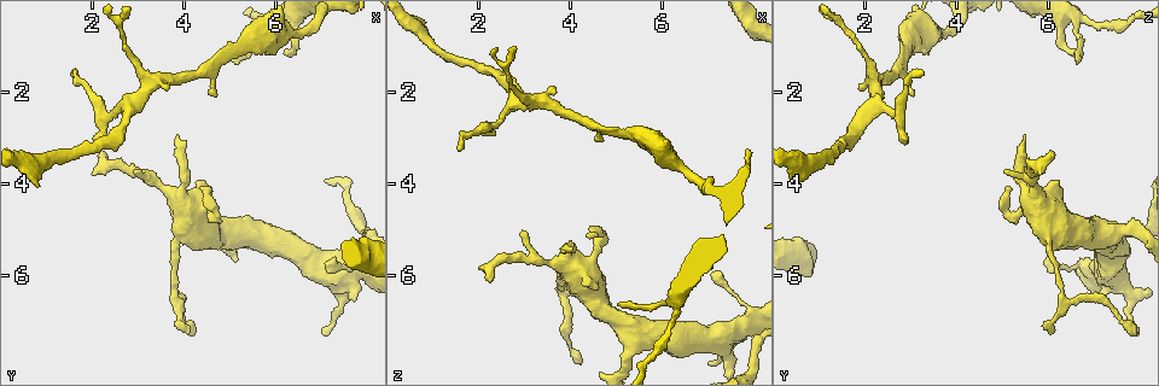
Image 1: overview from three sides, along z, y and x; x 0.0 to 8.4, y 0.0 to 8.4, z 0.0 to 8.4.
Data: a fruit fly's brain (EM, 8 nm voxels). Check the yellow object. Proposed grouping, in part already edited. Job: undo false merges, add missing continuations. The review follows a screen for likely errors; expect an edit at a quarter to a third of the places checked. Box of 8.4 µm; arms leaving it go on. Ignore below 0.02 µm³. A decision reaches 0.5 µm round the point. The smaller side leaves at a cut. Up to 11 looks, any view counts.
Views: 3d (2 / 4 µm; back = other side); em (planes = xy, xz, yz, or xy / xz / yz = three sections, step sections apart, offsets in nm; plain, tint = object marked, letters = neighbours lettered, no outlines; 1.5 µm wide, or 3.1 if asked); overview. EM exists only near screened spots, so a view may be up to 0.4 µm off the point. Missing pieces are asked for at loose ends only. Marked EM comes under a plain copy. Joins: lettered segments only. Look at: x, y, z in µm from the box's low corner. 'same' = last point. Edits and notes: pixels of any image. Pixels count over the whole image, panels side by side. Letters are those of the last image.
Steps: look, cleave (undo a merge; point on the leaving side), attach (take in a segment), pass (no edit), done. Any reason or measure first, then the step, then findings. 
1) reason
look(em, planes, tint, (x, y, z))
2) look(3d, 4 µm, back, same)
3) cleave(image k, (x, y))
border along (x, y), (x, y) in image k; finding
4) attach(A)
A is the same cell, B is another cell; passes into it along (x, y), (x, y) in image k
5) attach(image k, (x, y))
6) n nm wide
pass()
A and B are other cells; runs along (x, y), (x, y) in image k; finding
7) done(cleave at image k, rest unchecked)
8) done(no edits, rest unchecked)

look(em, planes, letters, (4.25, 7.20, 7.95))

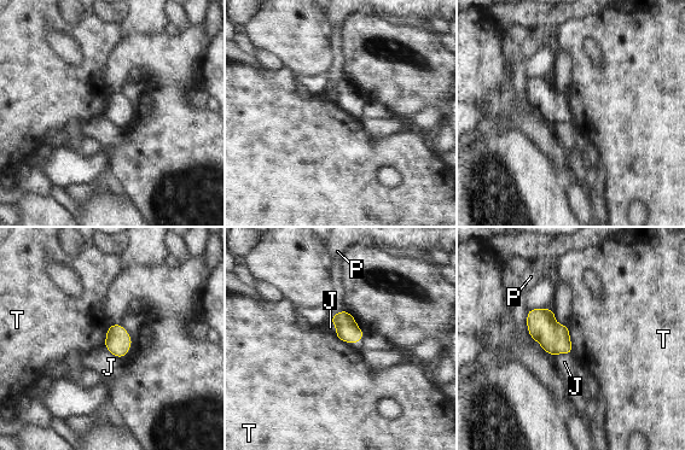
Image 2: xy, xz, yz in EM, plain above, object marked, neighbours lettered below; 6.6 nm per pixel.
130 nm wide
pass()
J, P and T are other cells; border along (567, 325), (572, 346), (570, 354) in image 2; no lettered segment goes on from it

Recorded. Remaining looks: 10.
branch stops here
look(em, yz, step 4, tint, (2.25, 3.35, 6.15))

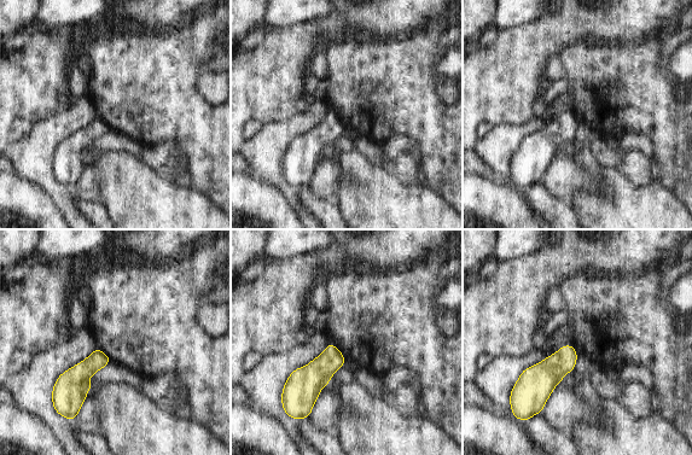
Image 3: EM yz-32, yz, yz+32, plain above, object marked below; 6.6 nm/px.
look(em, planes, letters, same)

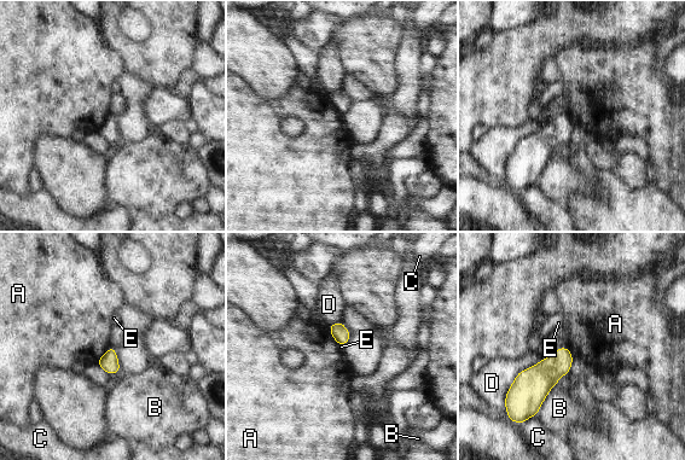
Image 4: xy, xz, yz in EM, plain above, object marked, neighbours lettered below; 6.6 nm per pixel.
pass()
A, B, C, D and E are other cells; no lettered segment goes on from it

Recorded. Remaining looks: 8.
thin end
look(3d, 2 µm, back, (1.60, 1.60, 3.35))

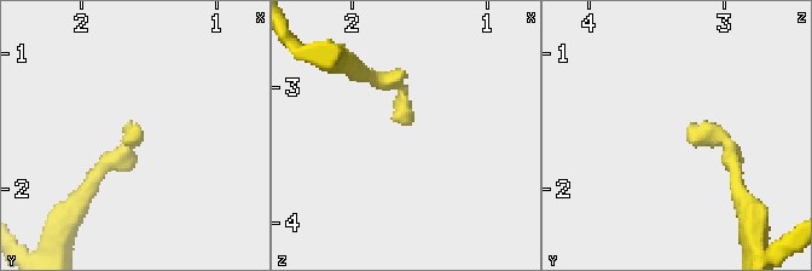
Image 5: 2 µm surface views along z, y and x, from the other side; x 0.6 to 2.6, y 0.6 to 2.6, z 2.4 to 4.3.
shape alone is not enough
look(em, xy, step 4, letters, (1.54, 1.54, 3.28))

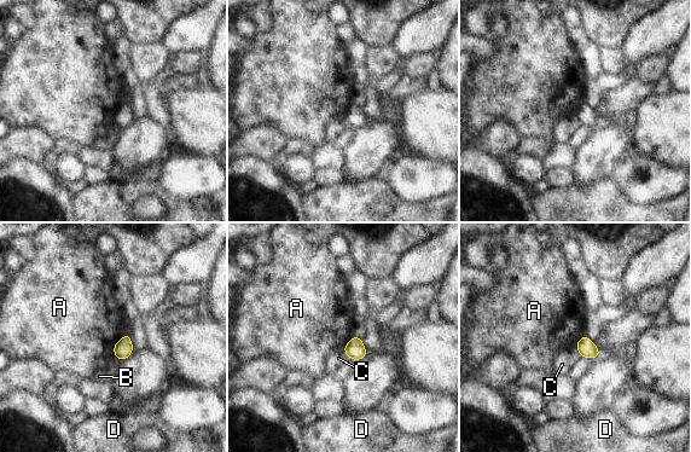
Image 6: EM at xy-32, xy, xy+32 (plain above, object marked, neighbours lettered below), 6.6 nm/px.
pass()
A, B, C and D are other cells; border along (125, 334), (114, 345), (112, 355) in image 6; none of them fits

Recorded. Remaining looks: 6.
look(em, planes, letters, (6.20, 0.60, 7.20))

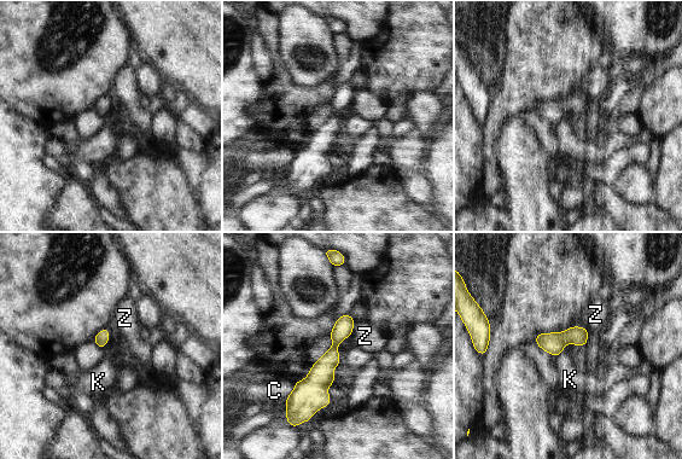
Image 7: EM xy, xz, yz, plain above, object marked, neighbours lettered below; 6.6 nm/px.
100 nm wide
pass()
C, K and Z are other cells; border along (563, 350), (554, 356) in image 7; one cell here

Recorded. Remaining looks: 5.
done(no edits, rest unchecked)

